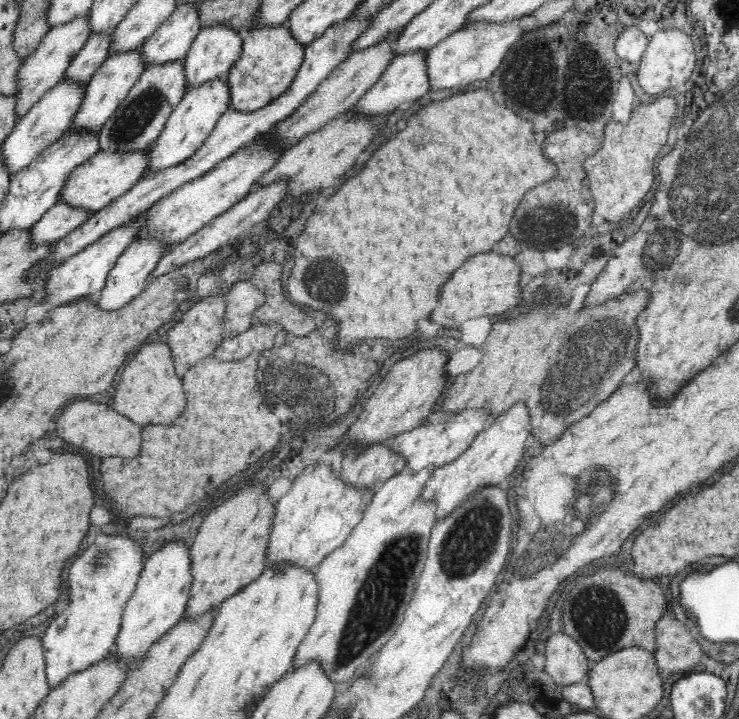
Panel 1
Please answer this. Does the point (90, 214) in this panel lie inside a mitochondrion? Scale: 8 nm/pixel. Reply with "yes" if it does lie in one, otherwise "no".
no

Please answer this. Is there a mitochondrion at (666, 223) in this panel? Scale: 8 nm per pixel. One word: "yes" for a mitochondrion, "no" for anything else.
yes

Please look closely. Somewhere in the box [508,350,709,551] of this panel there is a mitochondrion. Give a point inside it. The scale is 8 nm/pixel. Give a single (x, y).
(552, 529)

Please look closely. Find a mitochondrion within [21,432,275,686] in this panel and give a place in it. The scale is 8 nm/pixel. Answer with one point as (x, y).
(94, 563)

